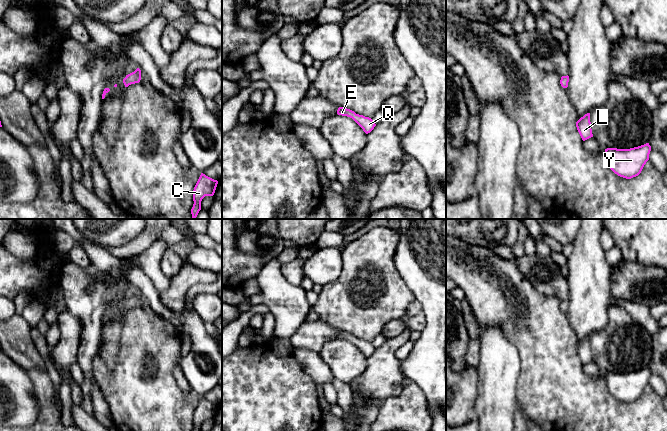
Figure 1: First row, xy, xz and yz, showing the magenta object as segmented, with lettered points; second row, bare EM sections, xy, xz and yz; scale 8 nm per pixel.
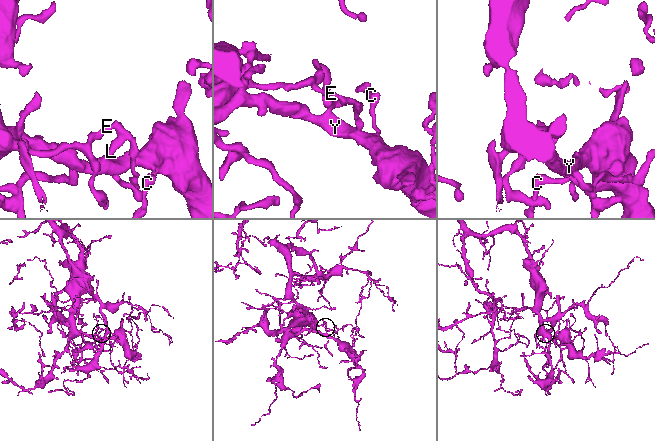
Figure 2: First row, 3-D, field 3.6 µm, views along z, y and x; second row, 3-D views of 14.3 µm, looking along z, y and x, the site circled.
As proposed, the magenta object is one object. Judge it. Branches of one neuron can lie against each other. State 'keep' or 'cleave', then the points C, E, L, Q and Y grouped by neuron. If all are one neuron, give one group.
cleave; groups C L Q Y / E

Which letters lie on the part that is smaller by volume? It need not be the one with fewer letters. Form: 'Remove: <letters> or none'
Remove: C, L, Q, Y

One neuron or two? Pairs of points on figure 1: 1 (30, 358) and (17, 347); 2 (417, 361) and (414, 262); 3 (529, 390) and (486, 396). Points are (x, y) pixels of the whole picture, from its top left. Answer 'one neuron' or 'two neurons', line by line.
1: one neuron
2: one neuron
3: two neurons

